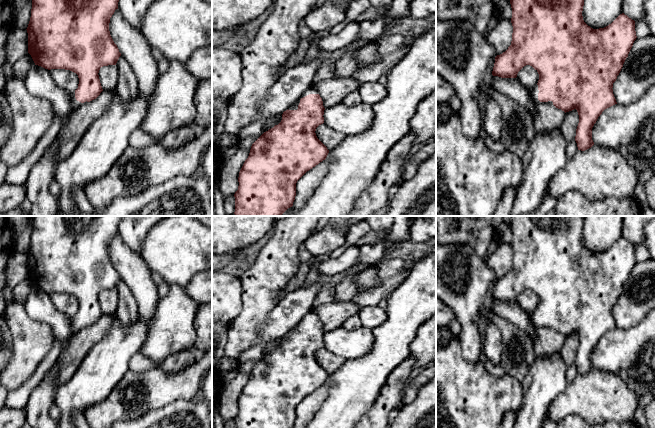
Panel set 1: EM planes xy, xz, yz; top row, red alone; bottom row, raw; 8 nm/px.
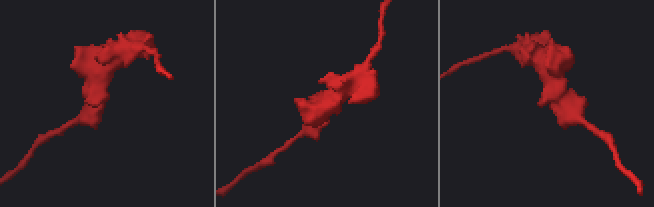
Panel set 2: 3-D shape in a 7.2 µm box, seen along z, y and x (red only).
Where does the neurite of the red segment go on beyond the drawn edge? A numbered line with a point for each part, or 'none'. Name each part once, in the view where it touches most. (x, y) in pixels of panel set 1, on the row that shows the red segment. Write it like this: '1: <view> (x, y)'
1: xz (311, 90)

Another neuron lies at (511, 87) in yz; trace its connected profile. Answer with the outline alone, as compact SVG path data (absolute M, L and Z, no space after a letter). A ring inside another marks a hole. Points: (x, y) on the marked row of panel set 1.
M493 76L491 87L497 92L525 107L532 117L536 113L536 102L532 97L532 91L522 85L517 78L501 78Z

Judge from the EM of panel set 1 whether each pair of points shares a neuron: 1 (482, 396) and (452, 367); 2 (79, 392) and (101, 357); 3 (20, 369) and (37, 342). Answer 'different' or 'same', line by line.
1: same
2: same
3: same

